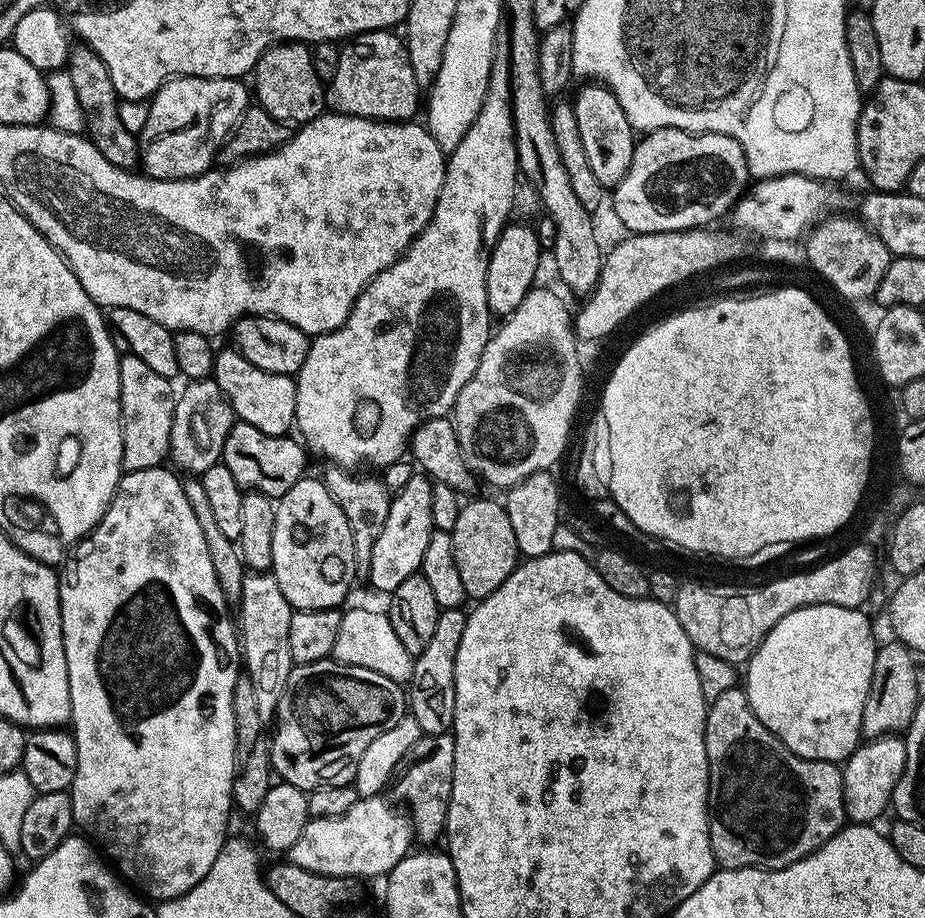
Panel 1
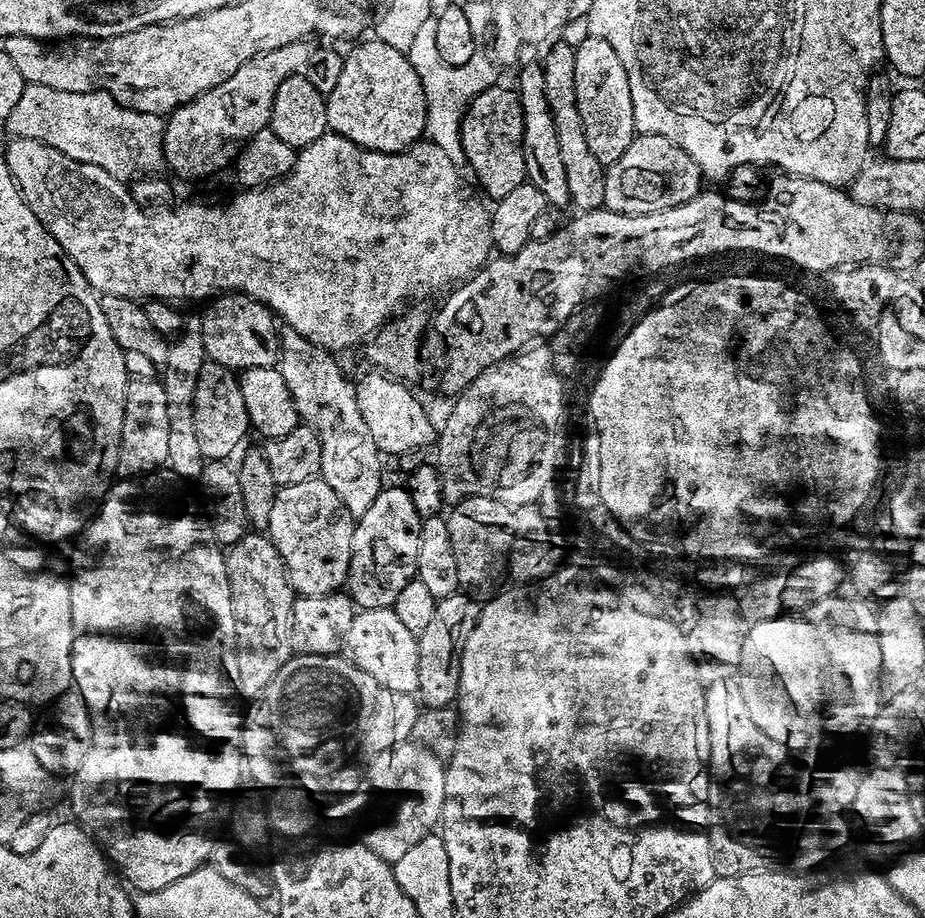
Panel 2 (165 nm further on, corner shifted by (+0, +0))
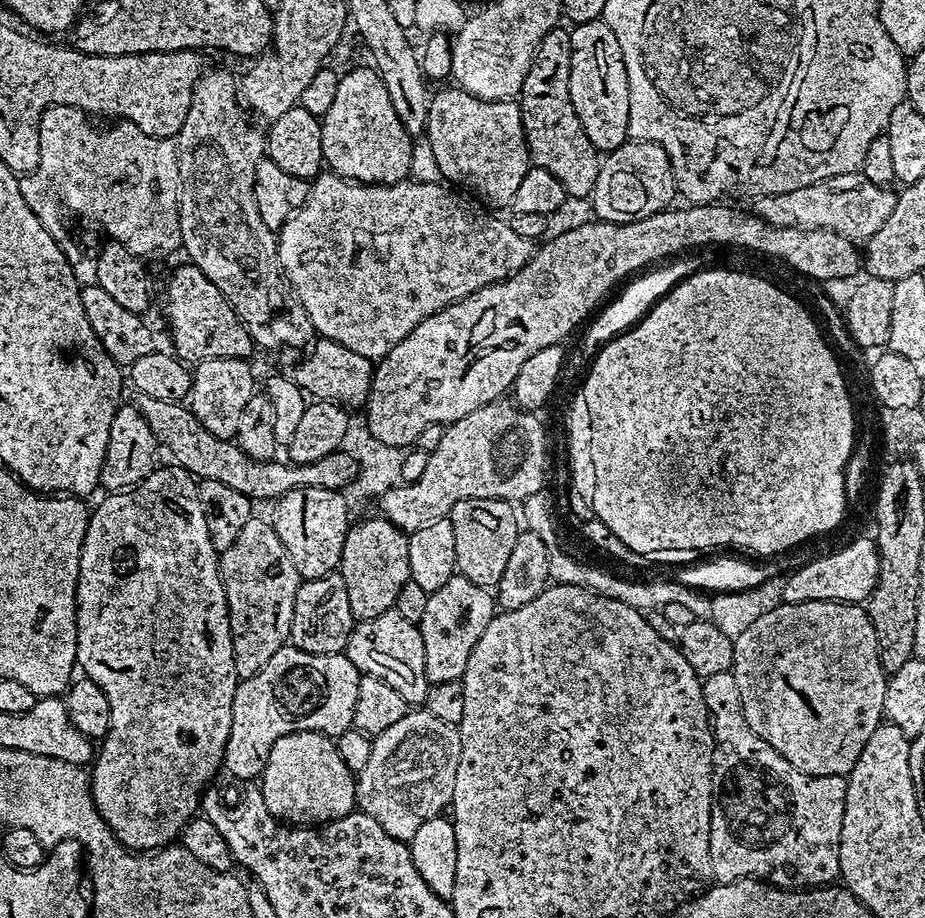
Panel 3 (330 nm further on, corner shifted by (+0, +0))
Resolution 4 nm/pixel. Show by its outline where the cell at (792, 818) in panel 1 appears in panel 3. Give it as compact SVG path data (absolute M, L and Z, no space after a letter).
M731 671L705 676L702 683L708 721L712 727L712 737L714 738L712 817L710 818L710 862L712 863L713 877L722 884L731 884L733 880L751 878L789 890L811 890L831 885L840 875L840 839L842 838L842 814L846 810L847 779L843 776L808 776L790 762L786 762L786 758L782 758L782 754L778 754L778 750L774 750L774 746L770 746L770 742L766 742L761 736L754 734L750 722L746 722L746 714L742 710L742 698L738 694L738 682L733 678Z

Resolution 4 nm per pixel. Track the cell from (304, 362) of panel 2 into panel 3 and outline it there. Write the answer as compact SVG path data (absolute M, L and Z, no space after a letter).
M216 68L205 71L194 86L192 101L186 118L180 122L180 134L175 137L180 175L180 243L187 259L230 302L238 318L252 336L257 349L276 352L279 348L304 348L317 339L316 327L306 314L306 306L296 297L296 291L284 277L280 261L280 245L277 233L262 222L258 214L258 202L254 202L254 170L266 156L266 136L252 125L253 117L242 103L242 92L238 80L228 72Z

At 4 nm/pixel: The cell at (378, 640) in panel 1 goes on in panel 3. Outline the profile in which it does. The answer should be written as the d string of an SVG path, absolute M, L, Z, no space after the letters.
M393 610L378 614L378 618L359 621L348 639L346 655L363 675L382 678L386 686L394 686L394 690L398 690L398 694L402 694L409 705L423 705L429 686L426 678L426 650L420 629L417 624L410 622L410 618L402 618L402 614Z

